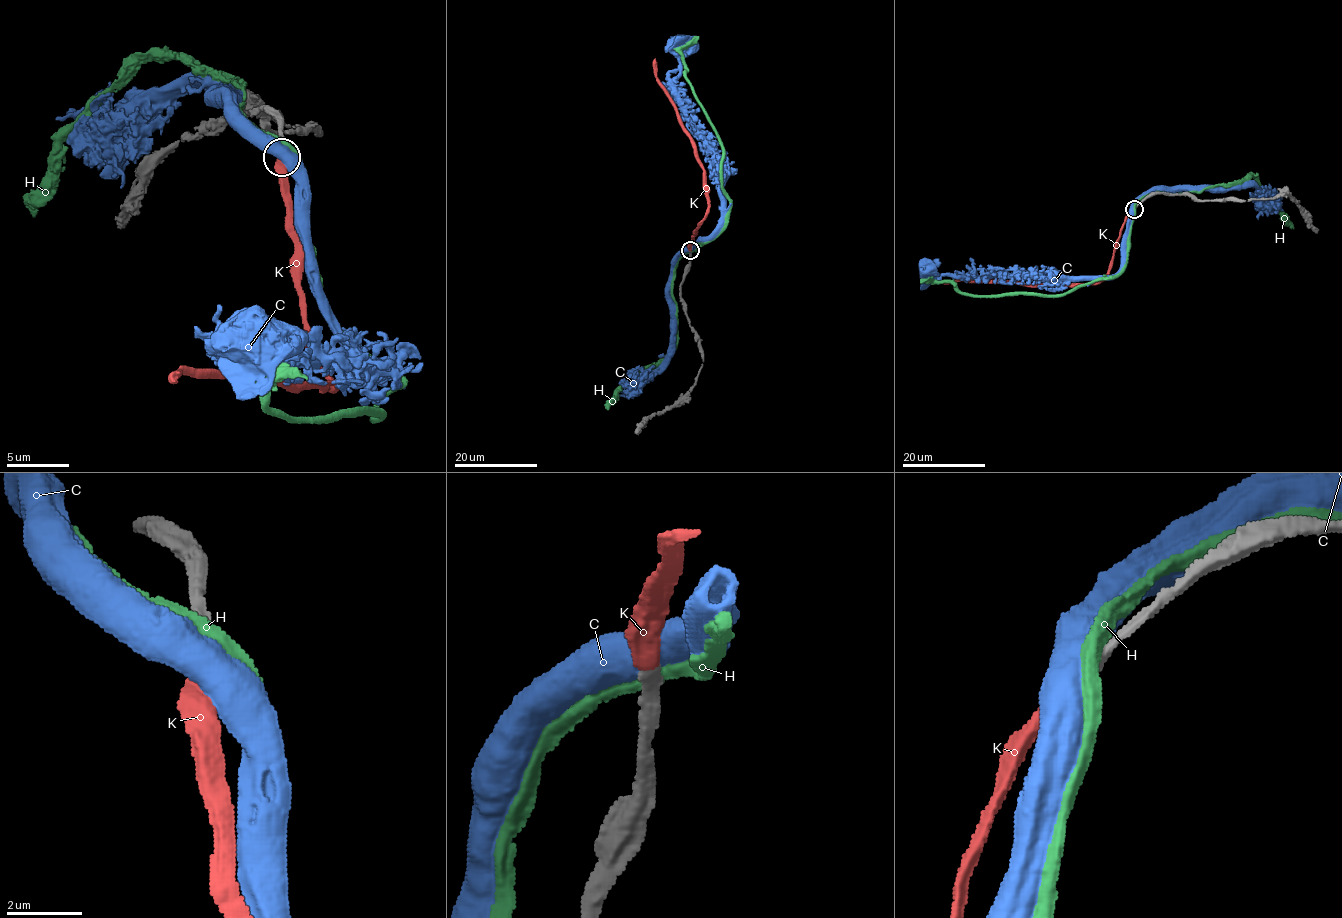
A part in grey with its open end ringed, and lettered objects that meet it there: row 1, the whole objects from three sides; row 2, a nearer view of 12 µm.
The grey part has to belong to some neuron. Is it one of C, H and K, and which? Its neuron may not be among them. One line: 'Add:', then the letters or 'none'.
Add: K

